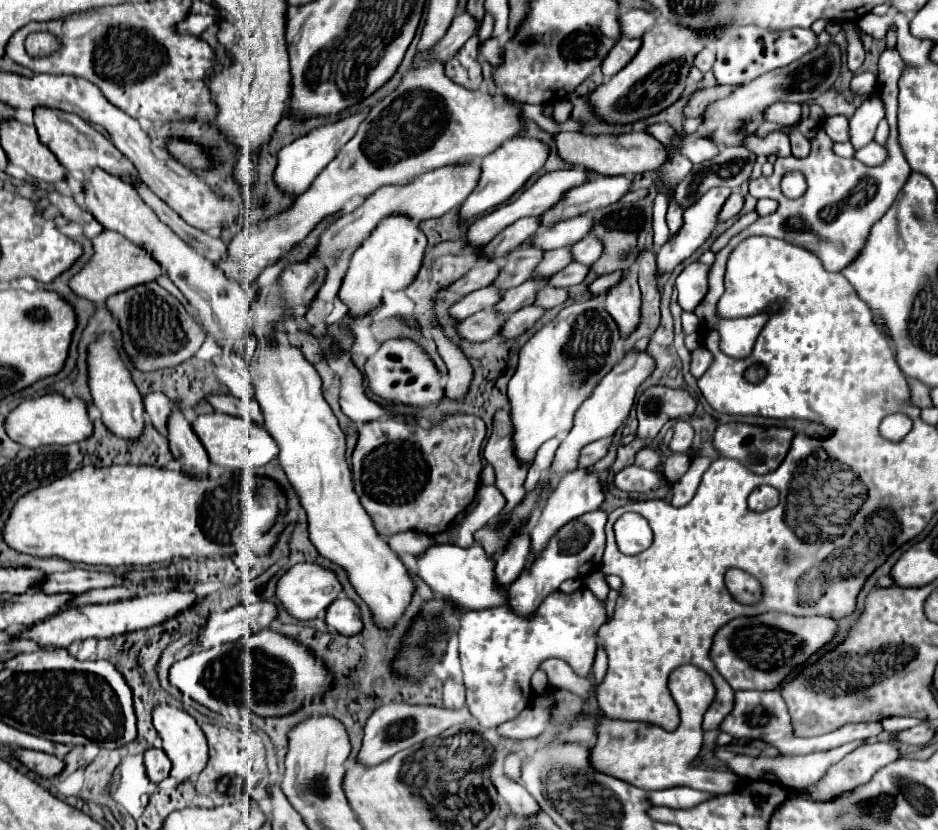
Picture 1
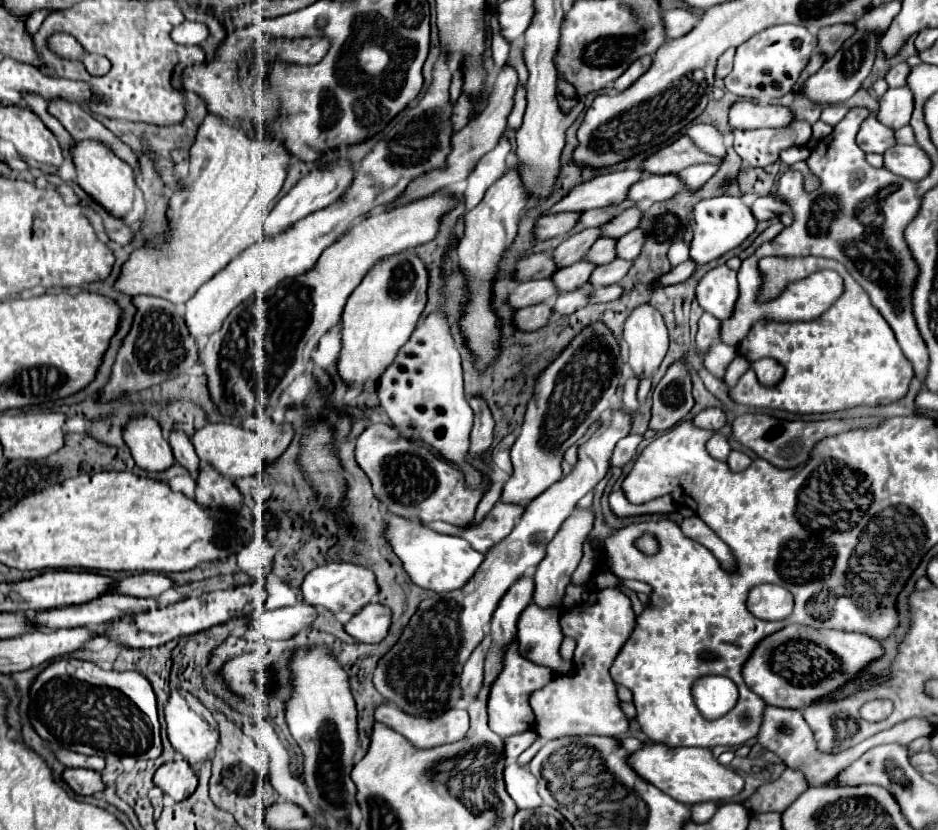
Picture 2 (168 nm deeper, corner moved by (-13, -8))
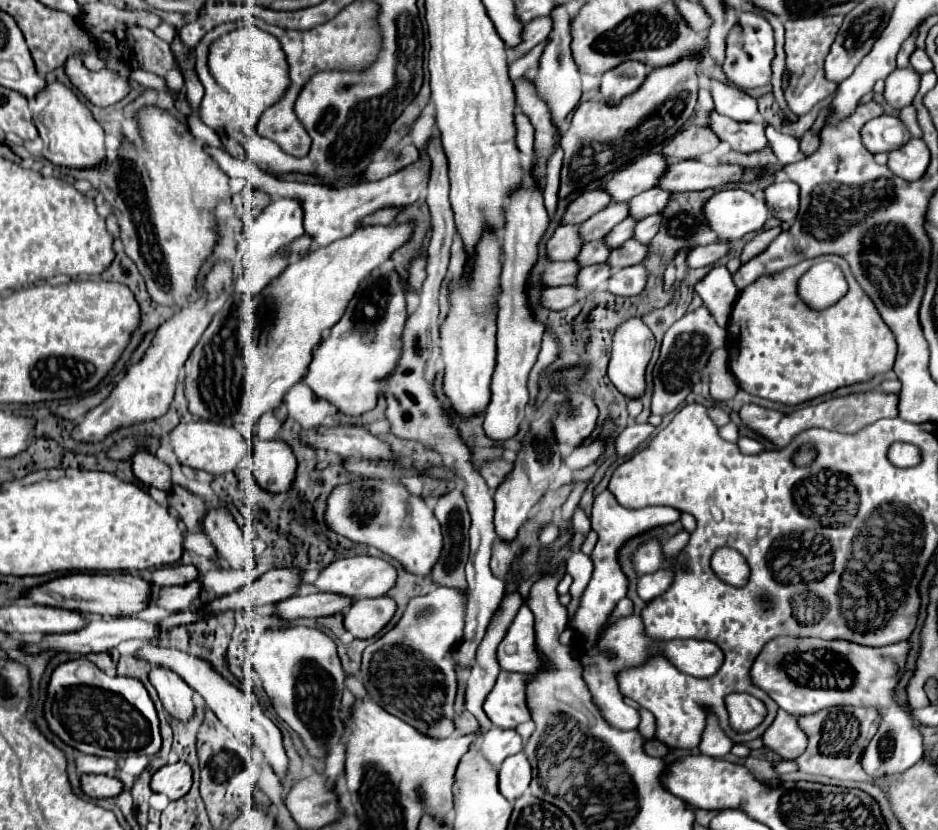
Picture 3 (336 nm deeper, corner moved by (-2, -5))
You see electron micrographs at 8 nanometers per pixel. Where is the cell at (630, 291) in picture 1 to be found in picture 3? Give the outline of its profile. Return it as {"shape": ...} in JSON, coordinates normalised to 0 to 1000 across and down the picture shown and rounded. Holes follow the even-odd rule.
{"shape":[[[682,383],[667,386],[655,402],[655,417],[652,417],[652,431],[648,439],[648,453],[652,463],[667,477],[667,480],[684,480],[689,470],[689,441],[695,431],[697,422],[697,402]]]}

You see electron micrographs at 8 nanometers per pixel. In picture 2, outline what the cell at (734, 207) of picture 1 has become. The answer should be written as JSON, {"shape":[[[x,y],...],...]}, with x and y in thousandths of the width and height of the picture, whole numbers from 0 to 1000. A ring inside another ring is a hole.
{"shape":[[[824,235],[809,237],[809,240],[801,247],[801,257],[803,257],[803,261],[805,261],[807,266],[816,266],[816,264],[828,261],[833,254],[835,254],[835,247],[833,247]]]}

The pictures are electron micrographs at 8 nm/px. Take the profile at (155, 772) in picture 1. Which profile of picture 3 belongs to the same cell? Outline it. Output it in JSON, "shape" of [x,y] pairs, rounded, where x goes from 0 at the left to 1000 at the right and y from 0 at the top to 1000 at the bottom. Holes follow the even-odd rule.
{"shape":[[[188,918],[171,925],[162,935],[162,952],[177,957],[181,964],[190,964],[200,957],[205,947],[205,928],[198,918]]]}

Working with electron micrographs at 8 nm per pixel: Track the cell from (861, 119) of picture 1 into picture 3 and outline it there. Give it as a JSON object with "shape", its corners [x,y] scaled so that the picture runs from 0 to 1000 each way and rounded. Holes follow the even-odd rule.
{"shape":[[[955,82],[947,94],[945,94],[945,108],[942,118],[949,128],[953,130],[964,130],[972,125],[974,113],[979,111],[981,104],[981,89],[974,82]]]}

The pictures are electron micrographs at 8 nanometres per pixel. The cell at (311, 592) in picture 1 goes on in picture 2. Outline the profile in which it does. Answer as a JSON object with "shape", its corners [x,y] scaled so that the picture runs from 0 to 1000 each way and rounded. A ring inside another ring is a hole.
{"shape":[[[349,678],[349,681],[342,681],[327,690],[327,695],[323,698],[321,712],[323,712],[323,724],[327,729],[334,729],[338,734],[349,734],[353,739],[370,736],[370,739],[378,741],[402,717],[402,702],[400,702],[398,690],[393,690],[393,686],[389,686],[385,681]]]}

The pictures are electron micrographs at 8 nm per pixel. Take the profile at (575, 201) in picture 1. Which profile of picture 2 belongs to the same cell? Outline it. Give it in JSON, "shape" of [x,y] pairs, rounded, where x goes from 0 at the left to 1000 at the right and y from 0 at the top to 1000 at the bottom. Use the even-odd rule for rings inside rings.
{"shape":[[[692,211],[681,216],[668,230],[668,240],[681,242],[709,242],[720,233],[728,230],[728,223],[720,211]]]}

